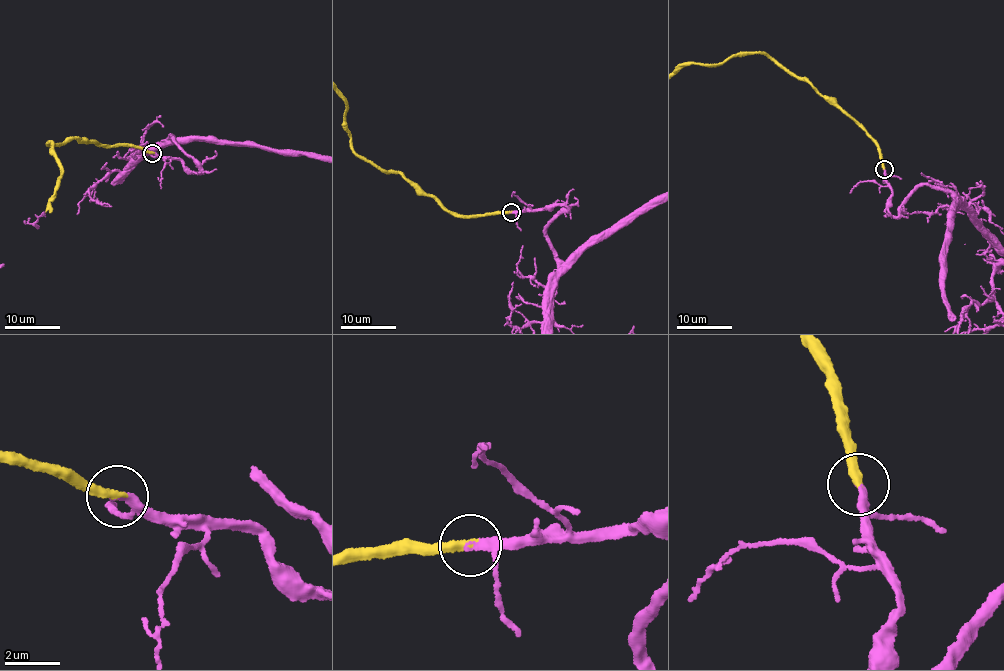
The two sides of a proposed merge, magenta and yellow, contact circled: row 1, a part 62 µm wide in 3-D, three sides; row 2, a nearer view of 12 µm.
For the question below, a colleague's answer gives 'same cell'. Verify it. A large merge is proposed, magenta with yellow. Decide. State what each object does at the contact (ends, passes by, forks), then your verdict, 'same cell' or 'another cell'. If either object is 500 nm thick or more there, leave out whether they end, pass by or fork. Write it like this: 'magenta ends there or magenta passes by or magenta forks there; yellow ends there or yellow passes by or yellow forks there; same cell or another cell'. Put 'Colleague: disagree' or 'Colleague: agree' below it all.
magenta passes by; yellow ends there; same cell
Colleague: agree

